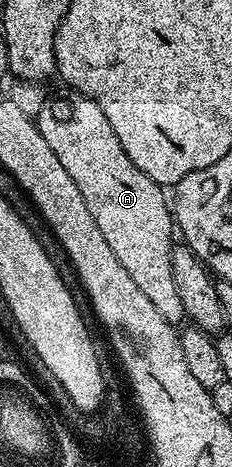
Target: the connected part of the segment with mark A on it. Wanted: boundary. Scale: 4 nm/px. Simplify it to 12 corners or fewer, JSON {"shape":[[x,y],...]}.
{"shape":[[69,87],[40,135],[152,307],[184,306],[163,186],[124,155],[104,111]]}

